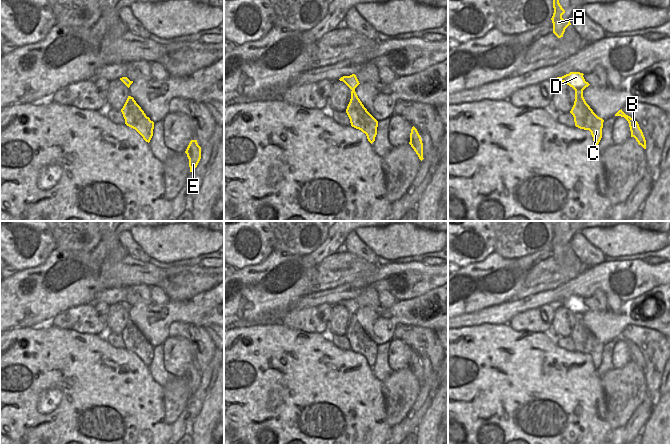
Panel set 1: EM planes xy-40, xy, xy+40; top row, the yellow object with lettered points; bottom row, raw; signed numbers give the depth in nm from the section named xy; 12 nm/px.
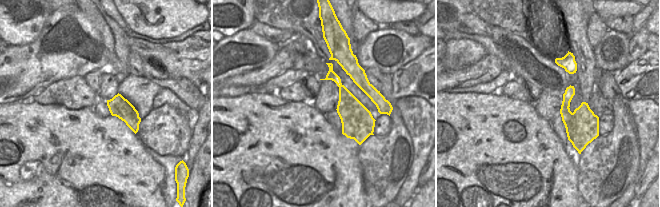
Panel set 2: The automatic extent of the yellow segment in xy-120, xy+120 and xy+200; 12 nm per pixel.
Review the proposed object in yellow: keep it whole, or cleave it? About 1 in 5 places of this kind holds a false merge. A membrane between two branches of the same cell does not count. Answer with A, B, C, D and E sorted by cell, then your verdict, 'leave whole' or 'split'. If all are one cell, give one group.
groups A B D E / C; split

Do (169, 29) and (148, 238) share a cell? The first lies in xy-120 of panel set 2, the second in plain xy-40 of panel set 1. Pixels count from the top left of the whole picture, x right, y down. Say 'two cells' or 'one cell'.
one cell

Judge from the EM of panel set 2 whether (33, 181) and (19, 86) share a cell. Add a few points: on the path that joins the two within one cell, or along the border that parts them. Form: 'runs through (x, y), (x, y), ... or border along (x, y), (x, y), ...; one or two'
border along (17, 101), (10, 103); two

